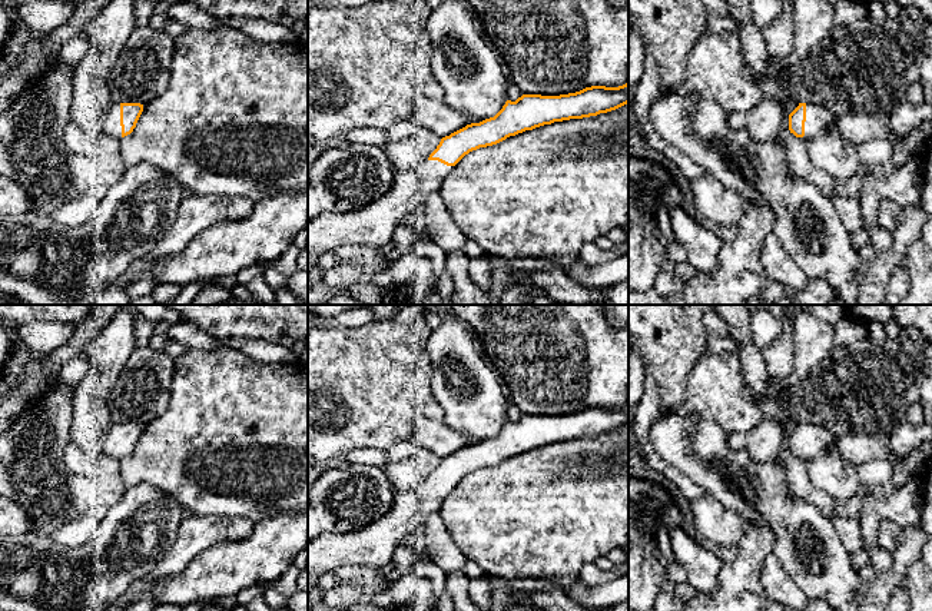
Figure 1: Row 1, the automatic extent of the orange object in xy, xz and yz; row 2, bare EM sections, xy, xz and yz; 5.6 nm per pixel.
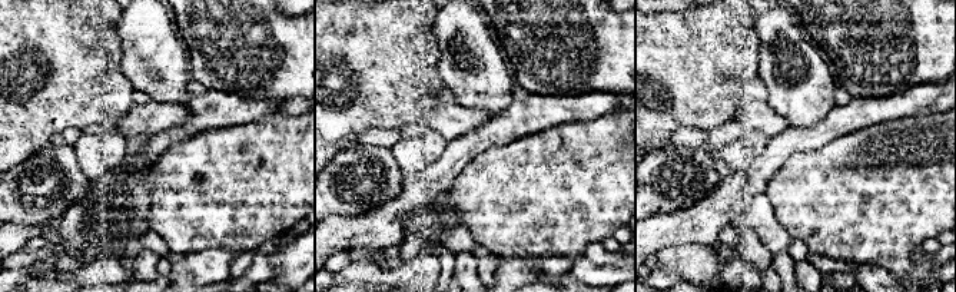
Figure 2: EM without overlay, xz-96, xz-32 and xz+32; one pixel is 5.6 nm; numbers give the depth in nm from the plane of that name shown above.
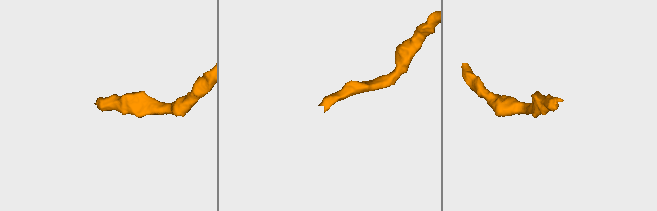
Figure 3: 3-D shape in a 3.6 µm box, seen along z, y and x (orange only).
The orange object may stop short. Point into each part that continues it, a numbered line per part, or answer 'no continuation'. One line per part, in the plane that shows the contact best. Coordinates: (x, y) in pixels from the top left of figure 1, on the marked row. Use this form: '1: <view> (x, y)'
1: xy (112, 116)

